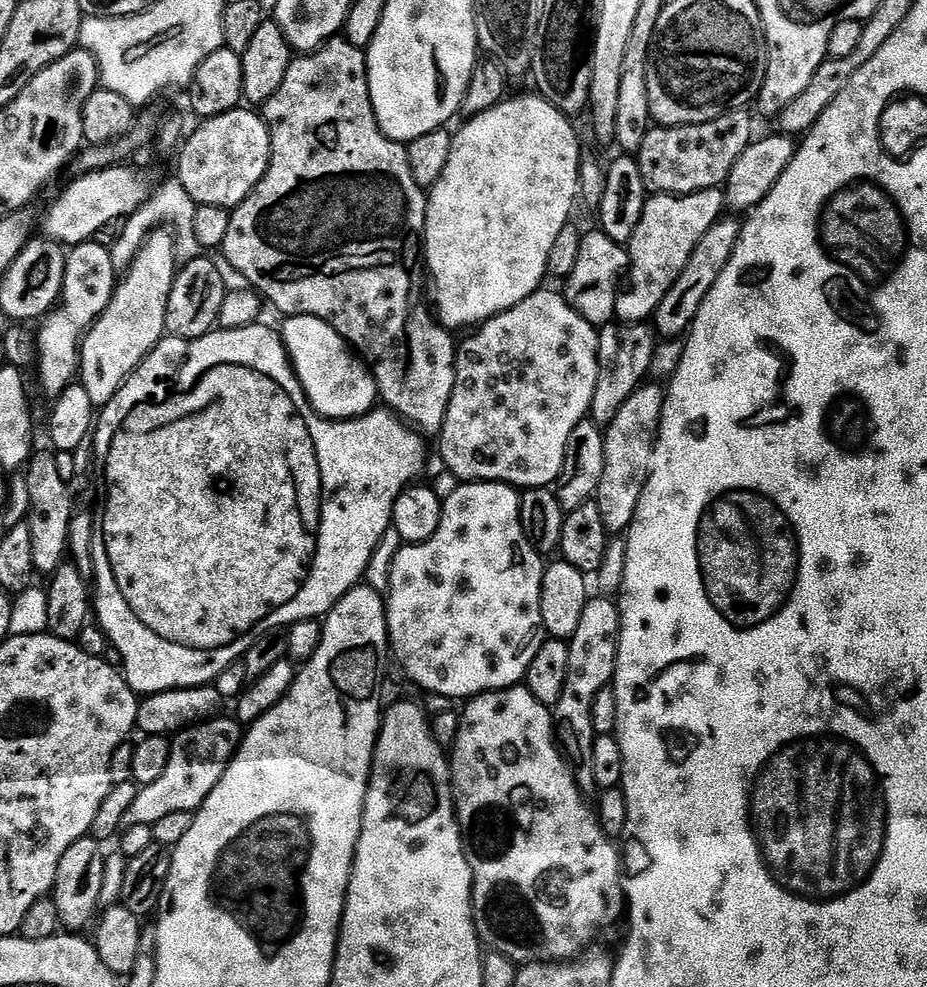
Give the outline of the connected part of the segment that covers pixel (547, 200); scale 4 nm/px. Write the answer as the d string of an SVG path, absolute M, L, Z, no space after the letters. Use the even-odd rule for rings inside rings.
M539 94L532 96L516 96L501 100L498 106L486 110L482 114L471 117L460 129L455 129L450 150L450 162L446 162L446 170L442 170L442 178L427 193L428 213L424 223L424 239L422 241L422 256L426 261L426 268L432 271L432 280L436 283L436 308L440 311L439 323L445 329L457 330L467 324L479 326L486 320L492 319L499 312L510 310L518 306L530 294L534 294L548 276L548 259L550 249L562 226L566 226L573 219L578 194L578 170L580 169L580 154L582 145L572 129L573 121L560 112L548 100Z

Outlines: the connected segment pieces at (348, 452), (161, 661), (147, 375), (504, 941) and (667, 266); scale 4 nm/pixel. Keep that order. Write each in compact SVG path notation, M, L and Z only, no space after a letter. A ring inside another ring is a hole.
M373 410L365 416L357 416L354 420L329 420L319 412L305 411L302 416L303 427L310 430L310 438L314 438L314 450L318 450L318 466L322 466L322 514L320 515L320 531L315 533L316 555L312 557L312 567L308 569L308 577L304 579L302 590L286 602L270 618L266 618L264 628L284 628L297 624L299 620L314 620L327 617L332 607L347 594L351 588L357 587L365 579L365 572L380 539L392 524L392 508L395 500L403 494L417 478L416 472L424 468L425 441L416 435L403 420L391 411Z
M92 548L92 572L96 576L94 584L94 616L102 631L108 636L109 645L120 655L122 675L137 694L153 692L169 692L175 688L198 688L201 684L212 684L224 670L232 664L232 652L200 652L174 646L174 642L166 642L166 638L158 638L154 630L150 630L130 610L126 598L122 598L122 590L118 590L118 582L114 582L114 572L109 568L109 559L102 548Z
M257 322L245 328L226 328L213 330L197 340L179 340L177 336L165 335L156 348L142 363L136 367L135 372L128 377L124 385L119 388L114 398L103 405L98 419L94 424L94 438L96 436L96 452L102 454L111 439L112 429L117 428L116 422L126 416L137 401L144 400L148 392L160 393L162 390L180 388L185 392L192 384L198 384L199 375L204 368L212 368L218 363L233 366L263 369L263 372L271 373L280 381L292 397L303 401L305 399L304 387L296 378L296 372L292 368L292 362L288 358L288 352L284 348L284 341L275 331L263 328L263 323Z
M523 686L503 688L497 692L484 692L481 696L471 697L471 699L463 705L462 711L460 712L458 738L450 749L450 767L452 770L452 791L456 802L456 819L460 821L460 830L464 838L464 853L470 862L470 870L472 871L472 920L476 923L476 935L480 937L481 945L483 945L485 949L510 958L517 966L523 966L525 964L559 964L561 962L572 962L581 954L587 953L589 951L587 948L590 947L603 932L610 931L619 920L622 920L622 913L626 908L626 897L622 883L622 856L614 841L602 830L600 817L596 815L593 805L591 803L588 805L587 802L584 801L587 800L585 793L581 792L577 786L576 778L573 776L571 768L568 767L568 763L566 763L563 756L561 756L560 750L556 746L556 738L552 731L552 714L549 705L538 702L538 698L534 698L534 694L530 694L530 690Z
M720 188L695 192L689 196L647 197L632 239L627 243L628 269L626 282L616 293L615 319L625 324L638 324L655 317L656 307L666 298L670 286L678 282L678 274L686 270L694 246L702 242L702 234L710 230L725 211L726 201Z

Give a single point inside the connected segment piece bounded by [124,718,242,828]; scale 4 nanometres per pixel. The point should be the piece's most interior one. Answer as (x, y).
(199, 755)

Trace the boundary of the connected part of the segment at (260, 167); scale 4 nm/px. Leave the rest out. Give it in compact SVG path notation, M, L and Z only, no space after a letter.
M237 110L209 116L191 132L179 149L178 178L197 205L222 206L234 210L254 190L268 169L272 147L263 115Z

